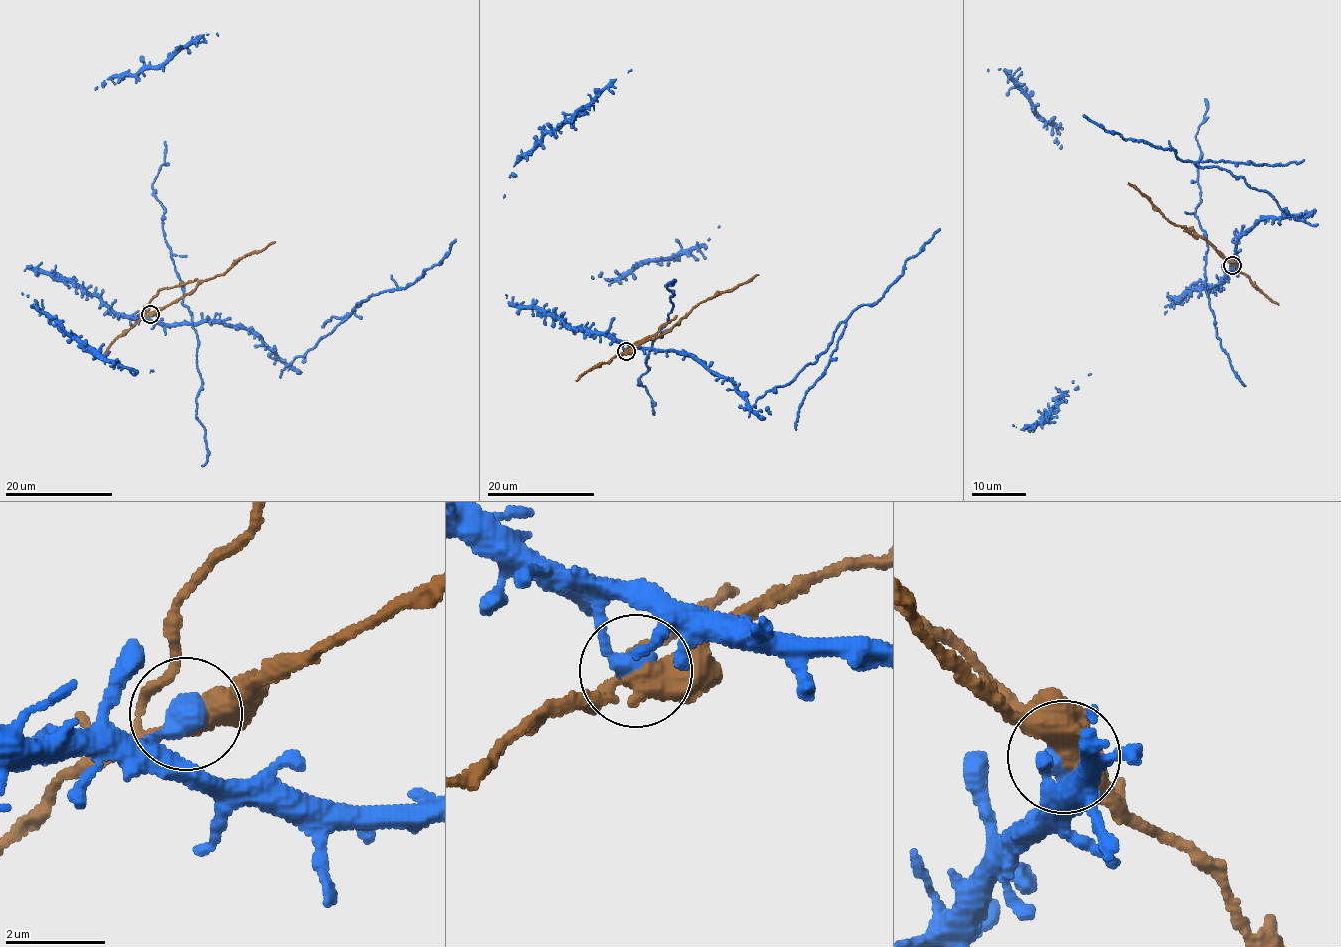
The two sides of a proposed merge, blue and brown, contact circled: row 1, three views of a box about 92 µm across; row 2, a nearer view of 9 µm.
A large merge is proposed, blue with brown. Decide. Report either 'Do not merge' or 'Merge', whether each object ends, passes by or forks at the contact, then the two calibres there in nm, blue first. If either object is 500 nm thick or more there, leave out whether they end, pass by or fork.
Do not merge. At the ring blue ends. At the ring brown passes by. Thickness 480 nm (blue) against 480 nm

